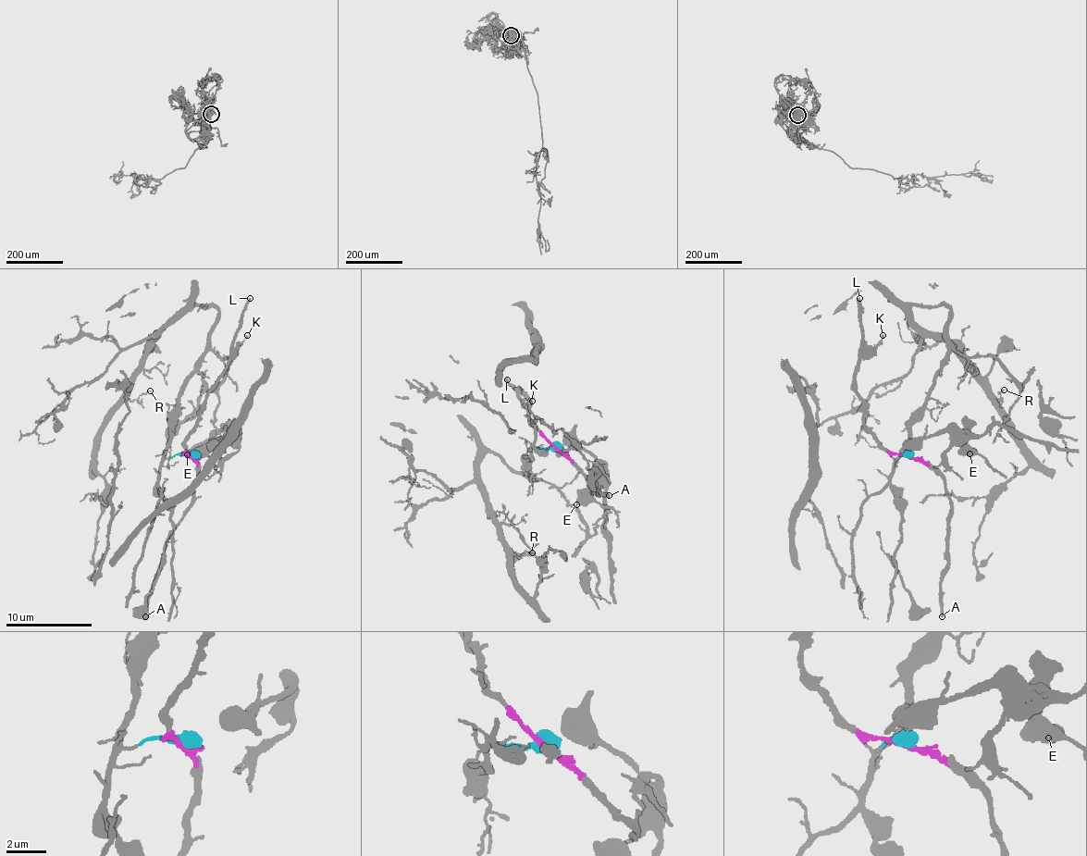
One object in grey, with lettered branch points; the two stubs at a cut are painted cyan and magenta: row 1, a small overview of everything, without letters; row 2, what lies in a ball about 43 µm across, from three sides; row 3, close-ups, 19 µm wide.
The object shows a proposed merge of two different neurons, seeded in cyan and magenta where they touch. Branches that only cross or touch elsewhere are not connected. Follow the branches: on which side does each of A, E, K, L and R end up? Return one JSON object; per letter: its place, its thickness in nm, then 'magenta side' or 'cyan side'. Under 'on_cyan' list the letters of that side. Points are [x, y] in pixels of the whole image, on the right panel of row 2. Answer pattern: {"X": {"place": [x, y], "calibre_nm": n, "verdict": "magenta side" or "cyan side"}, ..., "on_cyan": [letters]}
{"A": {"place": [942, 616], "calibre_nm": 220, "verdict": "magenta side"}, "E": {"place": [969, 453], "calibre_nm": 480, "verdict": "cyan side"}, "K": {"place": [883, 335], "calibre_nm": 100, "verdict": "magenta side"}, "L": {"place": [859, 298], "calibre_nm": 240, "verdict": "magenta side"}, "R": {"place": [1004, 390], "calibre_nm": 110, "verdict": "cyan side"}, "on_cyan": ["E", "R"]}

